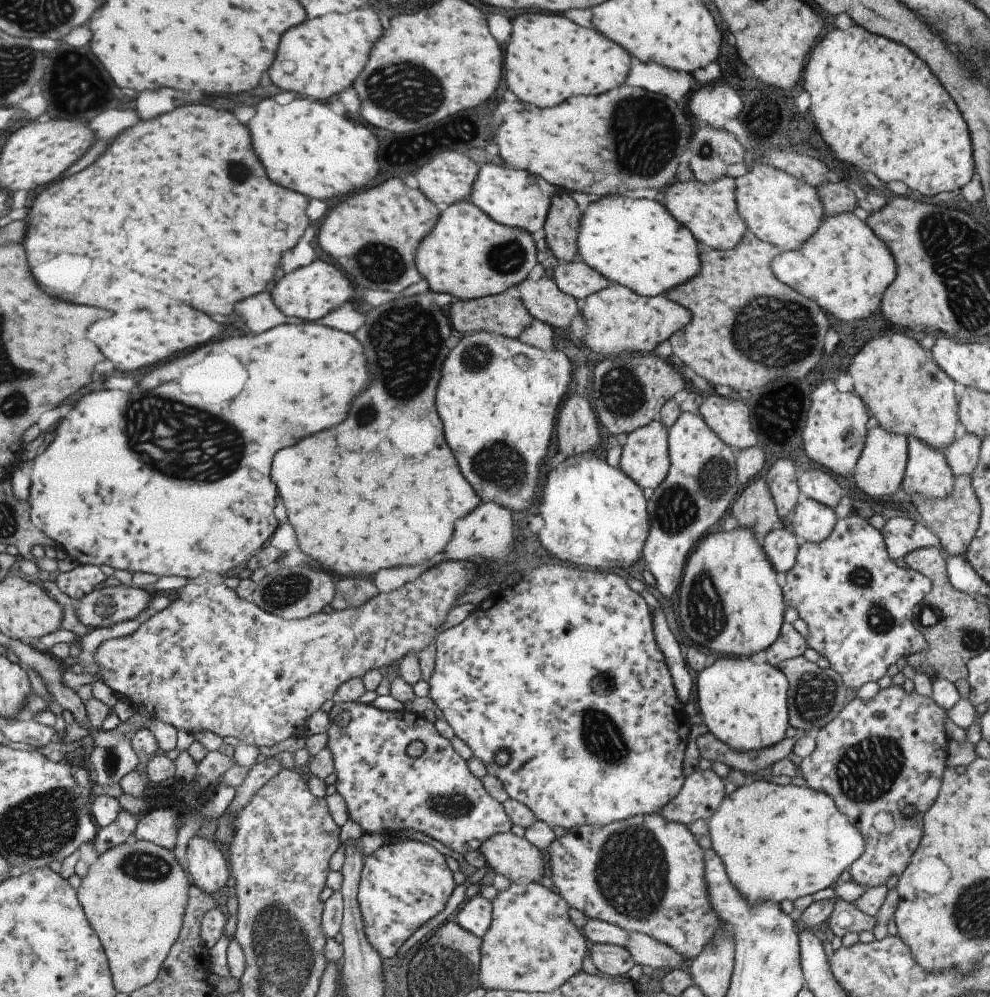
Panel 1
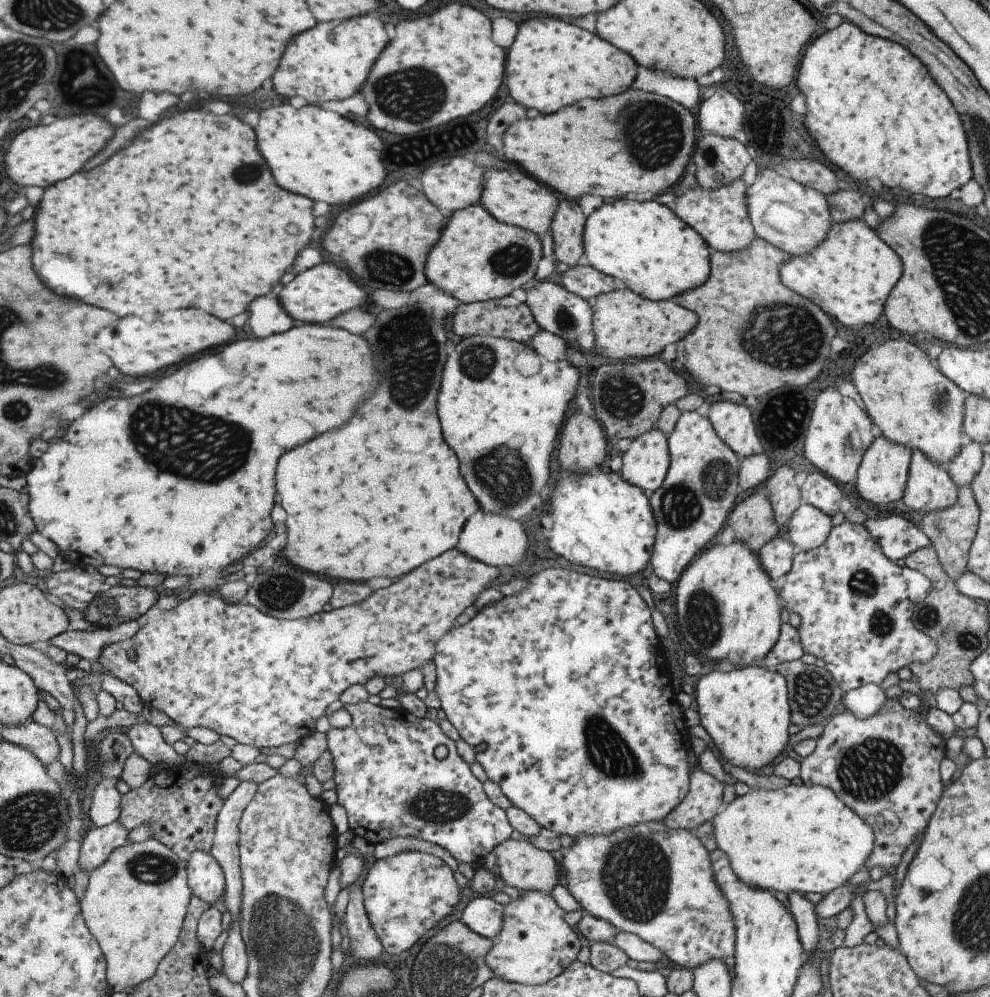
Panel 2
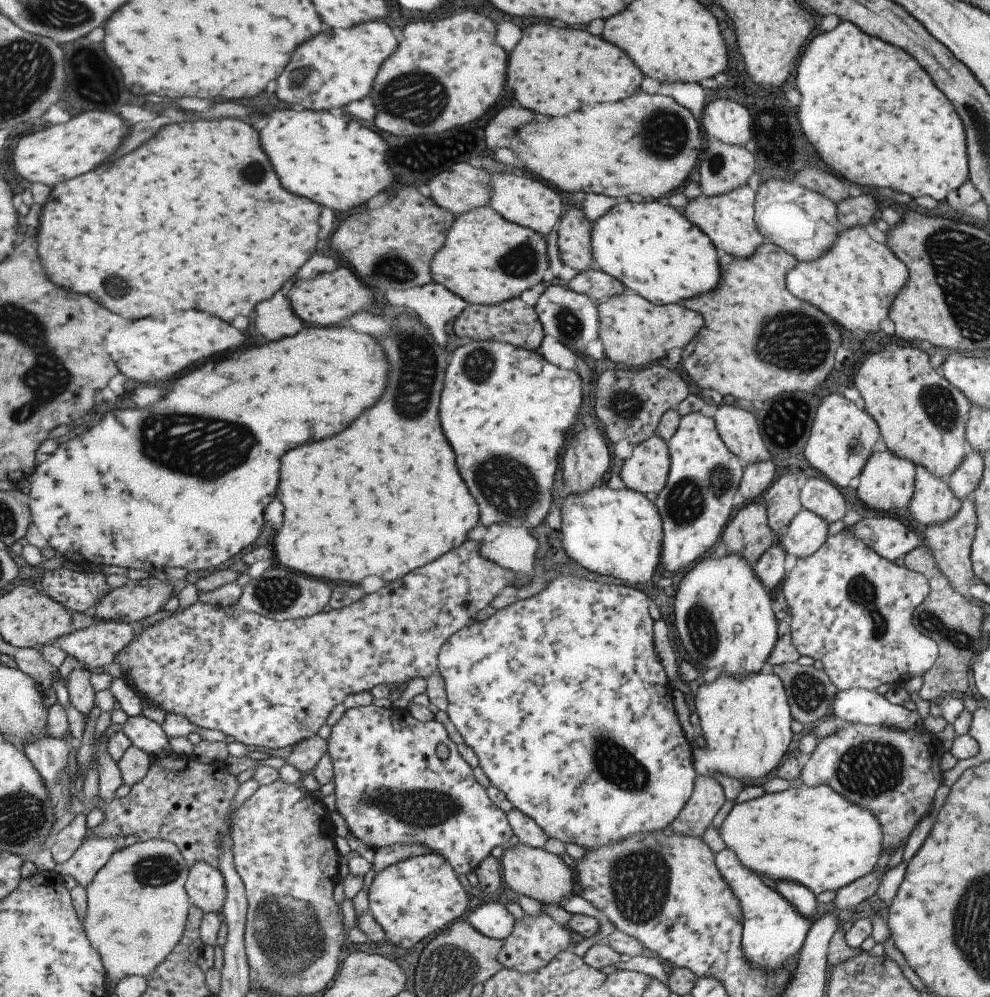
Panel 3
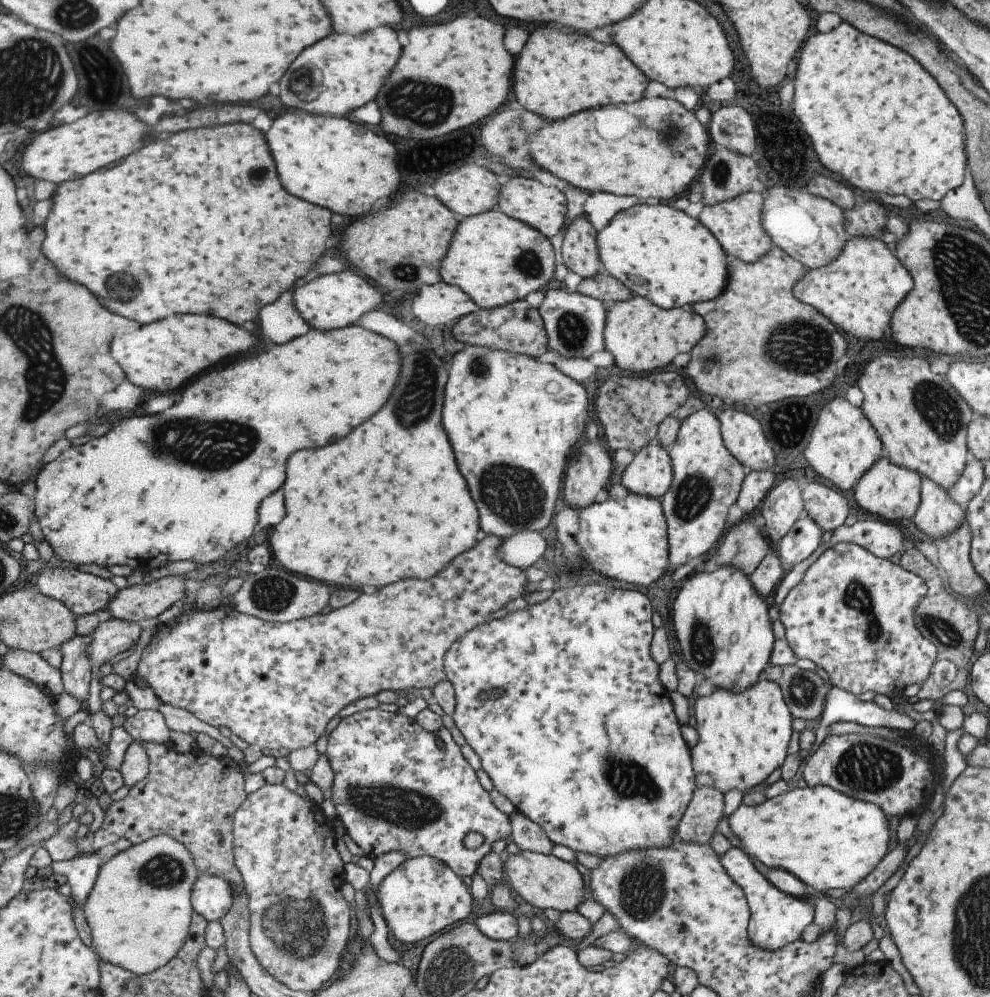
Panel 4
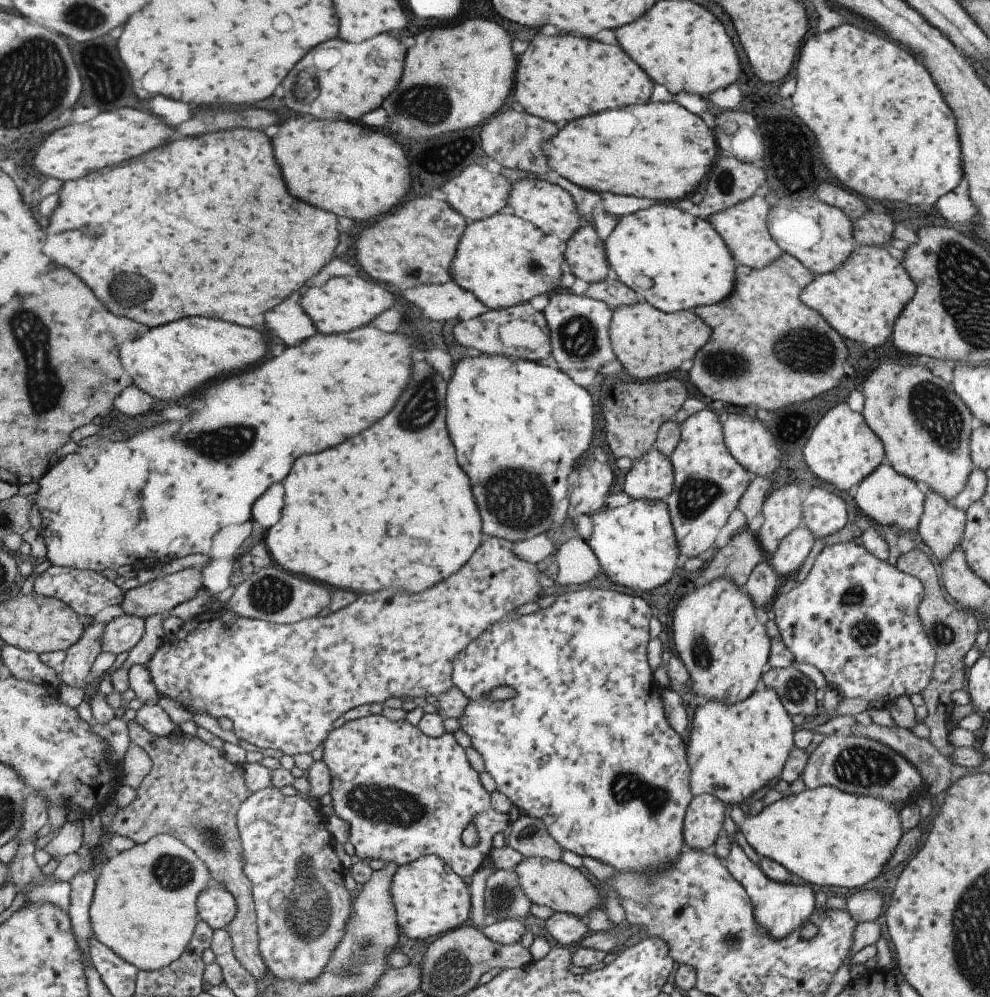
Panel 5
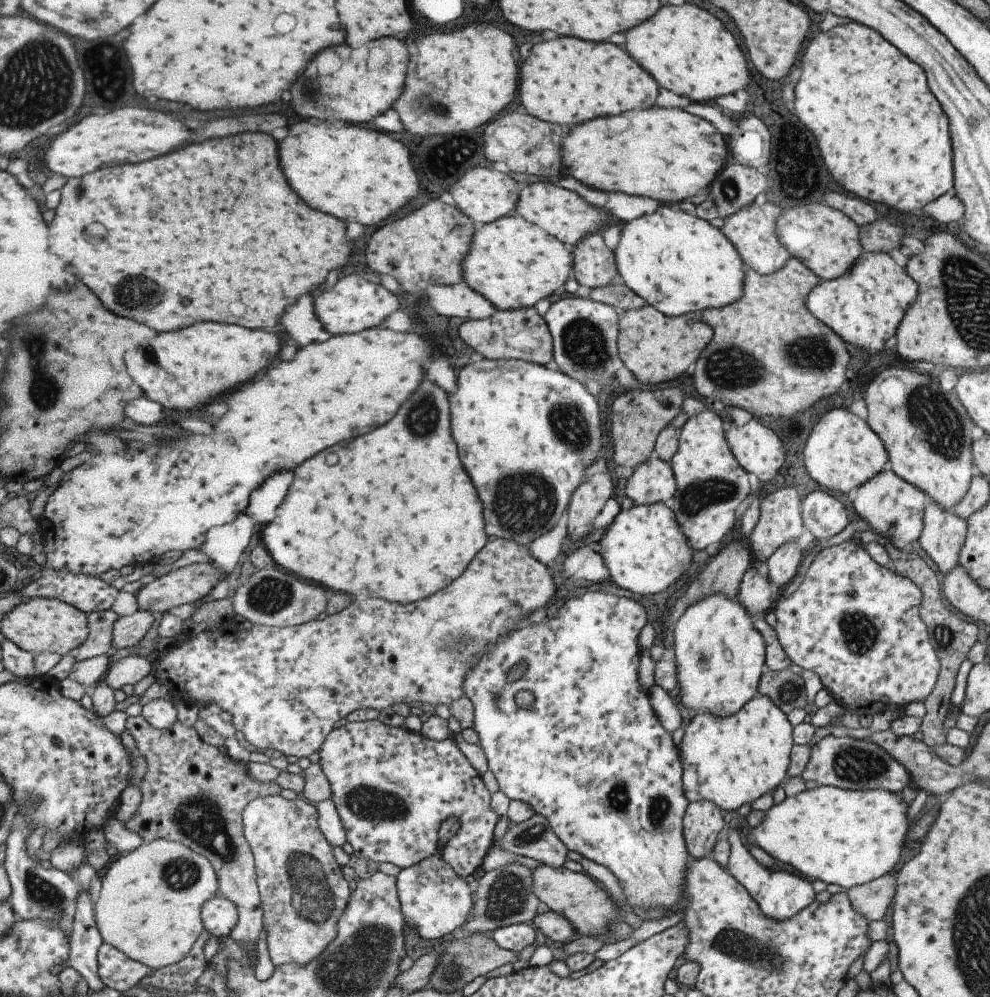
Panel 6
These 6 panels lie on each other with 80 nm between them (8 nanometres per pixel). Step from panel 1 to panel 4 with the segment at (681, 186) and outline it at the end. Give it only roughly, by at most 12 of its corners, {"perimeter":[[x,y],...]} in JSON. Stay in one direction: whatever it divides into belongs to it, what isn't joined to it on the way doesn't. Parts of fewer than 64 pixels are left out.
{"perimeter":[[763,194],[705,205],[698,222],[728,258],[754,263],[773,246]]}

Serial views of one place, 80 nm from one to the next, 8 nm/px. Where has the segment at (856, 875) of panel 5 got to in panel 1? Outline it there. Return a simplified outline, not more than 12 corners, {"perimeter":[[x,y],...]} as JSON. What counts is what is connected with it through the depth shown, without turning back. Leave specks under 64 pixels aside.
{"perimeter":[[751,781],[705,821],[749,904],[839,881],[864,836],[823,791]]}

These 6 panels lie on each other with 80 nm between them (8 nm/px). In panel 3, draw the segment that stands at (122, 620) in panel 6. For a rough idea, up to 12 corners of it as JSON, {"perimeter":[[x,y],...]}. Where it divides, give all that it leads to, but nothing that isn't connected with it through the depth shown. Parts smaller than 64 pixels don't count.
{"perimeter":[[96,621],[57,643],[83,666],[113,664],[137,625]]}

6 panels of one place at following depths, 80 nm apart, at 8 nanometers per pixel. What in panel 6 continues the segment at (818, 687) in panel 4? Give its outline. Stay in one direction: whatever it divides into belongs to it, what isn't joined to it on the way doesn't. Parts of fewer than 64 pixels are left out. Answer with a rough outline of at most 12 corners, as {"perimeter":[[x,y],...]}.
{"perimeter":[[764,669],[757,695],[785,715],[805,706],[799,674]]}

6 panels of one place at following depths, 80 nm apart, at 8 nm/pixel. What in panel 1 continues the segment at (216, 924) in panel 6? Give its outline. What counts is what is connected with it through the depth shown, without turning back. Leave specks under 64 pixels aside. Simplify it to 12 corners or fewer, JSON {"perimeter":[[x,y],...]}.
{"perimeter":[[201,836],[186,844],[192,887],[213,895],[230,882],[225,852]]}

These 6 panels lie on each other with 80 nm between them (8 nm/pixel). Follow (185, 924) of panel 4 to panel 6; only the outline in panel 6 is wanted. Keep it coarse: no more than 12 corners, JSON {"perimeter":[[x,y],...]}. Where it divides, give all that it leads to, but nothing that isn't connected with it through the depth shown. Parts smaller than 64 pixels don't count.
{"perimeter":[[143,843],[101,874],[104,942],[179,963],[218,895],[187,845]]}

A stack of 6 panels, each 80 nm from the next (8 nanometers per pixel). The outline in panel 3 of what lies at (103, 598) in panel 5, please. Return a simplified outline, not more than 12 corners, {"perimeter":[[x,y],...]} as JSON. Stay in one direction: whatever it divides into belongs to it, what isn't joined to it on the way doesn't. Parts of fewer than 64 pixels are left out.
{"perimeter":[[60,568],[40,574],[43,592],[91,613],[111,589],[103,574]]}

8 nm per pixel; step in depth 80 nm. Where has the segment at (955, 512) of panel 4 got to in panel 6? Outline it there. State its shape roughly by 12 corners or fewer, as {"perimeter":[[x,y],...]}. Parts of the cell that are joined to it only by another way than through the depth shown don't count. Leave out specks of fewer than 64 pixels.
{"perimeter":[[933,502],[917,542],[944,576],[958,564],[966,521]]}

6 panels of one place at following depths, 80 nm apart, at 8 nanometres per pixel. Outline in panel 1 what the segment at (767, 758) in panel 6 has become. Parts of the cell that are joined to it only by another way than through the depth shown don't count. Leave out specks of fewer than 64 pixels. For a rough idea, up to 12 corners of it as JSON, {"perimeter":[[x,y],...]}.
{"perimeter":[[721,656],[695,678],[697,714],[731,751],[789,725],[784,673]]}

